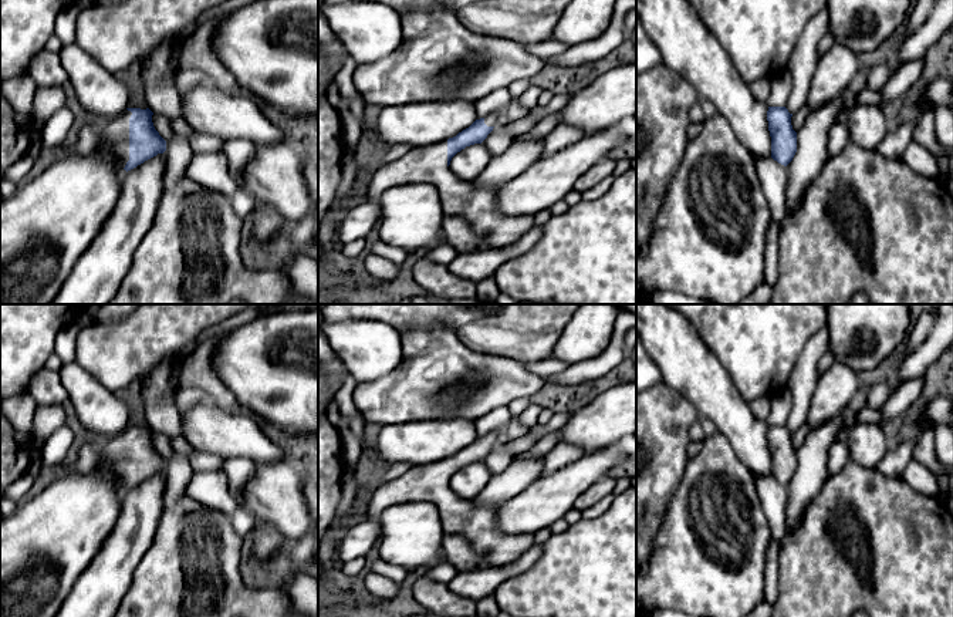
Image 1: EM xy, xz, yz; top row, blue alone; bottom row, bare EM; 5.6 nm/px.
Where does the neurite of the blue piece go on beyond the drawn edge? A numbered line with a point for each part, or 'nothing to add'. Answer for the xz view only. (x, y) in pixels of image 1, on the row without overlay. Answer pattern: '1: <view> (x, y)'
1: xz (494, 438)
2: xz (476, 523)

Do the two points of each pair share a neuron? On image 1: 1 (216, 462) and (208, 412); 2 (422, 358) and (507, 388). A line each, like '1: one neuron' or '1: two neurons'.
1: two neurons
2: one neuron

